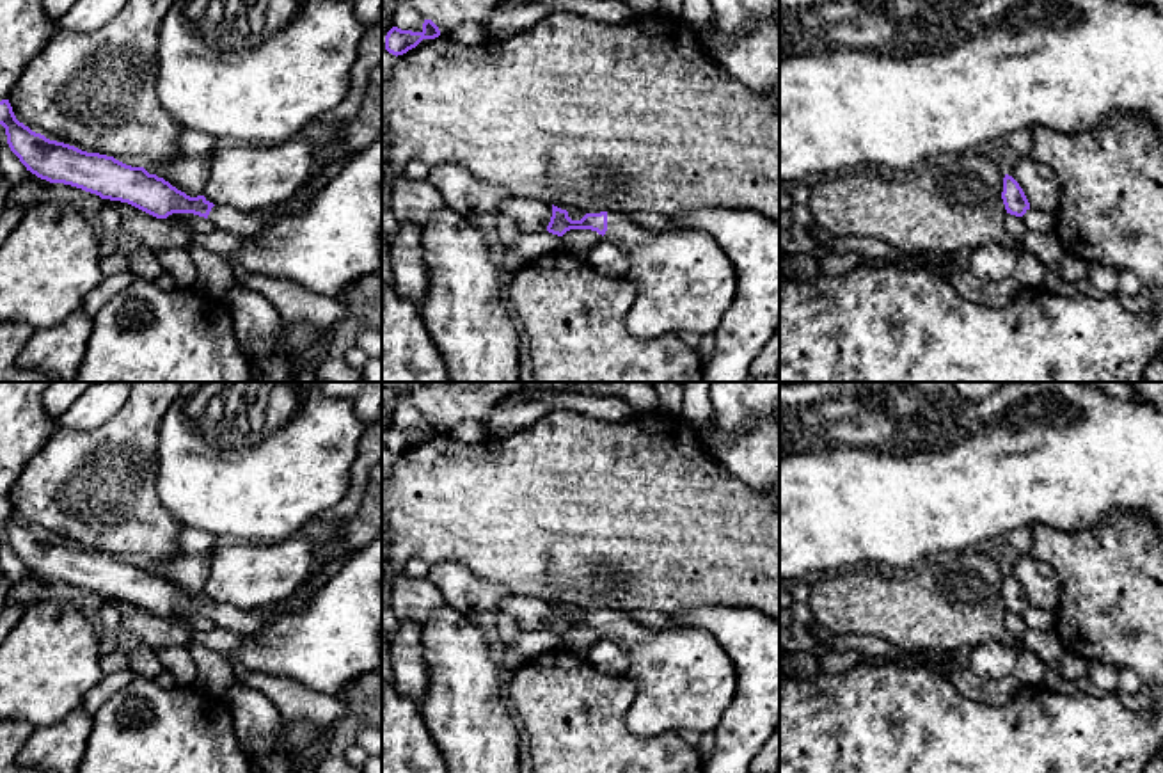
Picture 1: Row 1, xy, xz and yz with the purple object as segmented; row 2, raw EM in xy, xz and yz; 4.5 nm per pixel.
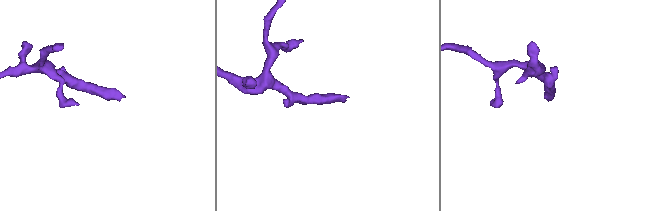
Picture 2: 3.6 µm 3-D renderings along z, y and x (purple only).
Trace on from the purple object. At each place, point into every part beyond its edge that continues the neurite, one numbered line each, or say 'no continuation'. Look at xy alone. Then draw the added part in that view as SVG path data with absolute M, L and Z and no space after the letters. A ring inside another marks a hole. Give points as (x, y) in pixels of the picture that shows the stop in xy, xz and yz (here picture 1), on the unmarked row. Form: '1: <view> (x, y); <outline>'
1: xy (245, 624); M302 586L295 592L295 601L288 608L279 608L270 615L259 615L252 610L240 610L229 604L215 602L208 613L211 622L218 627L233 631L241 640L250 640L257 636L266 624L275 618L277 615L284 615L288 611L297 611L309 604L314 592L307 594ZM314 590L316 592L316 590Z

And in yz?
no continuation

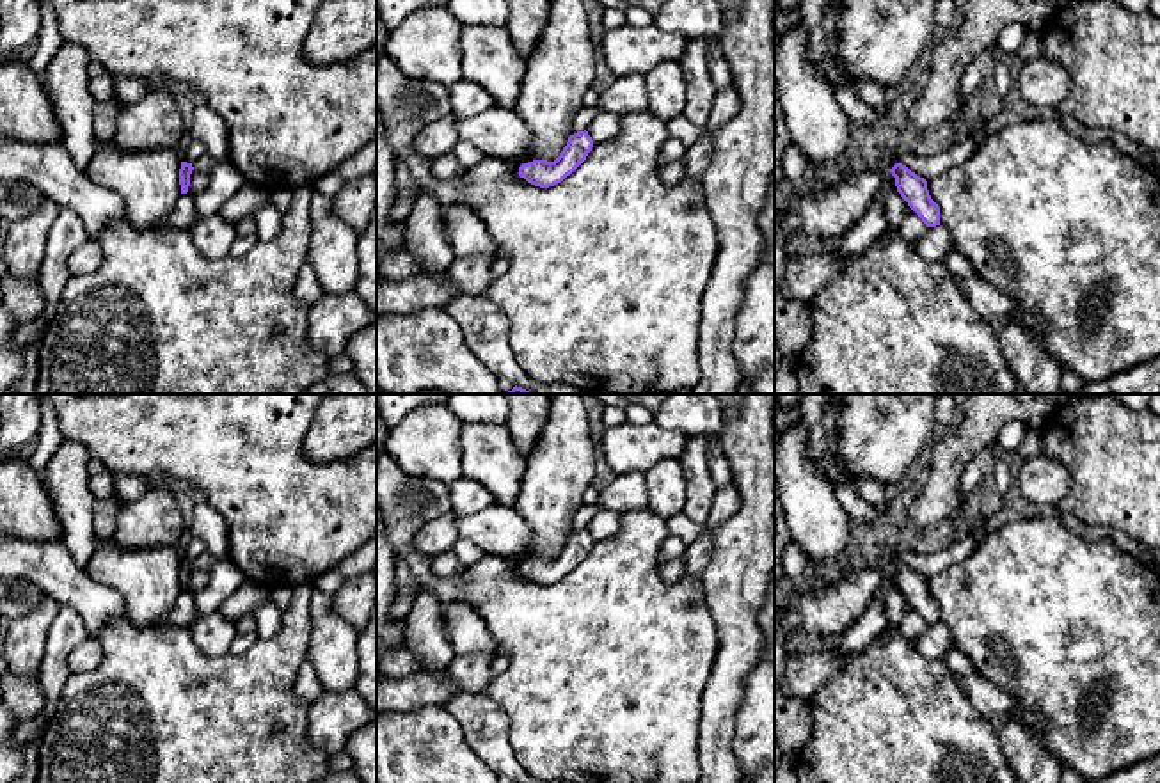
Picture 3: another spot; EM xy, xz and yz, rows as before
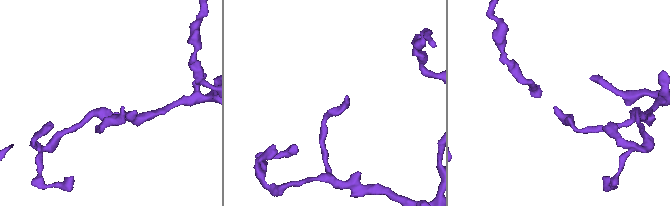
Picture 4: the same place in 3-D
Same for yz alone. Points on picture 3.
no continuation

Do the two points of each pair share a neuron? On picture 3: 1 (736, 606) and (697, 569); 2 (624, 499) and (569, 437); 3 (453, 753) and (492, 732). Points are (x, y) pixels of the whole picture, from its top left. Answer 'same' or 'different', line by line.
1: different
2: different
3: different

